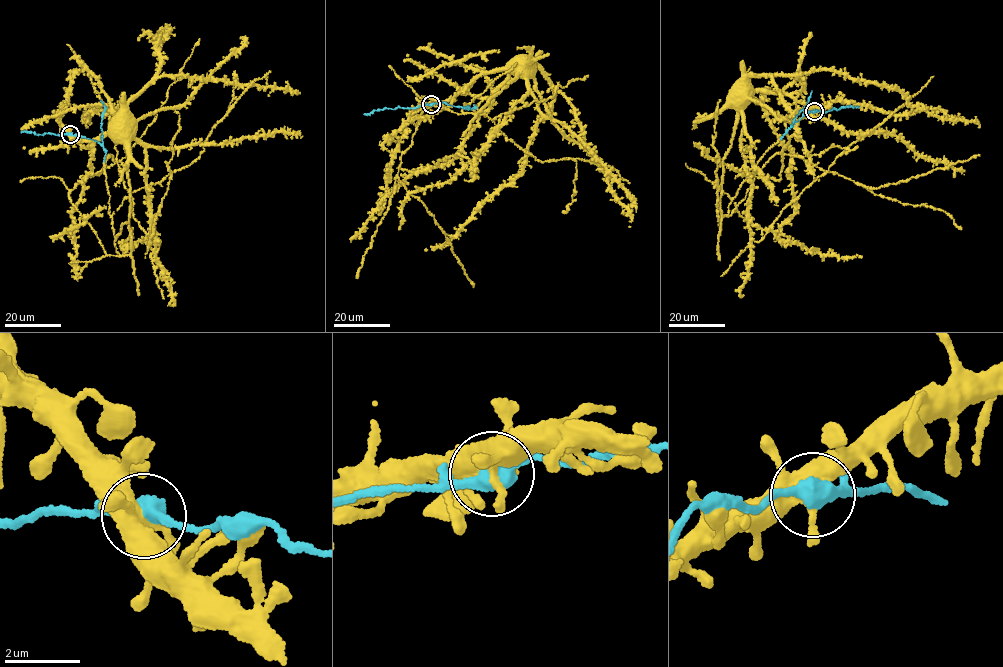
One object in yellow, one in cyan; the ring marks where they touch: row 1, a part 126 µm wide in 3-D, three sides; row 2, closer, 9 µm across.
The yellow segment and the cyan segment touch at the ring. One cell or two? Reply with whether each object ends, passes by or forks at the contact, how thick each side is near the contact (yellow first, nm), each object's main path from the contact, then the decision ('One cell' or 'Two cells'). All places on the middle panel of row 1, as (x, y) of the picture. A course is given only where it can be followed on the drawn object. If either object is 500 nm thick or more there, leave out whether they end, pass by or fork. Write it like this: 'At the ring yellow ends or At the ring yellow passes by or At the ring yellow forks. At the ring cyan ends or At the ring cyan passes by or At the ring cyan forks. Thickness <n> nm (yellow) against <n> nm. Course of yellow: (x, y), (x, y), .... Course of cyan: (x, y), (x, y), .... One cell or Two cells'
At the ring yellow forks. At the ring cyan passes by. Thickness 440 nm (yellow) against 440 nm. Course of yellow: (431, 104), (451, 99), (482, 74), (500, 70), (513, 59), (522, 60). Course of cyan: (431, 104), (443, 102), (470, 108), (476, 107), (474, 105). One cell

